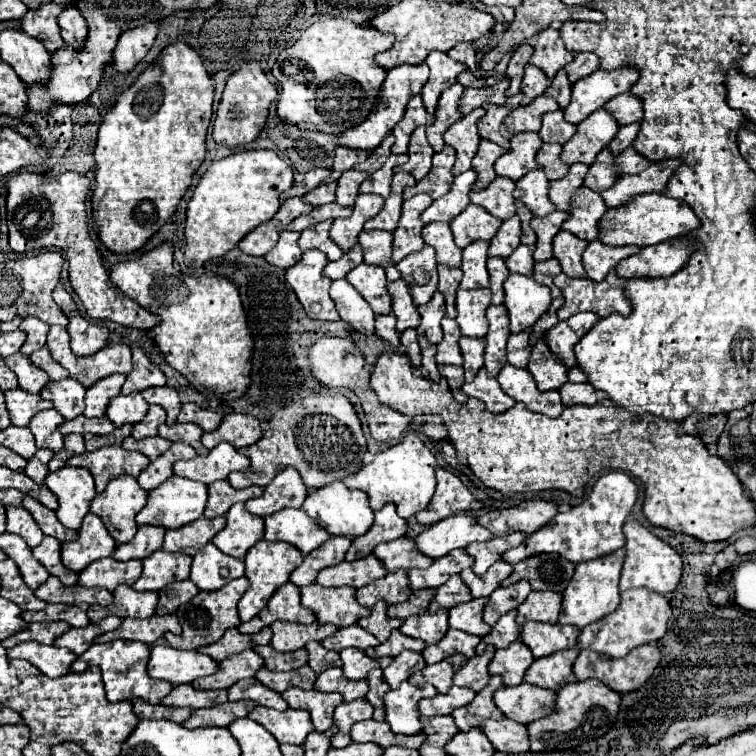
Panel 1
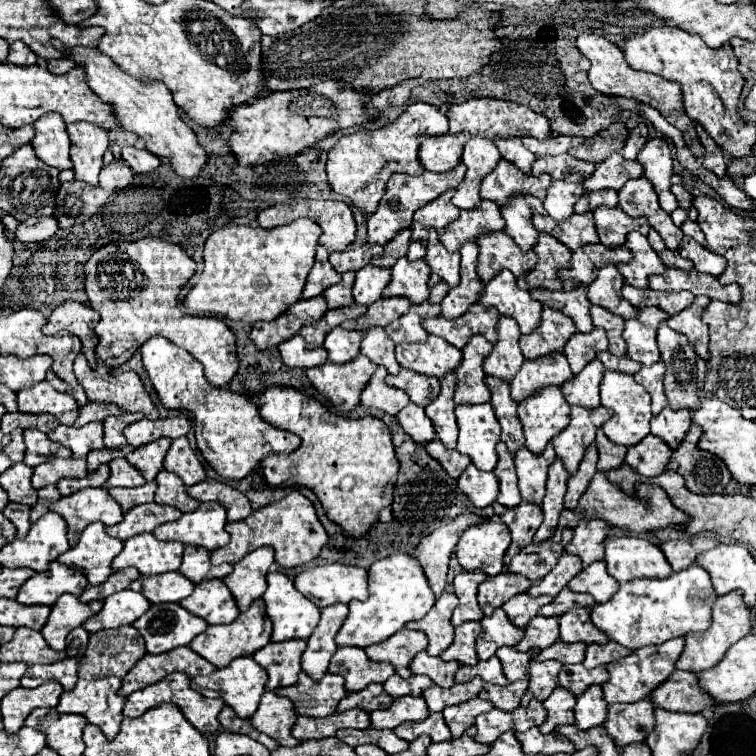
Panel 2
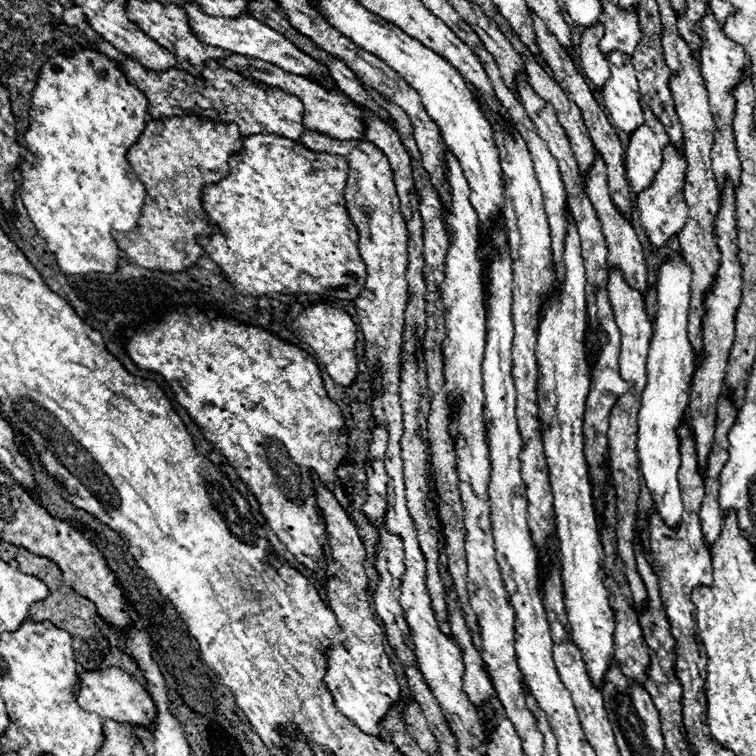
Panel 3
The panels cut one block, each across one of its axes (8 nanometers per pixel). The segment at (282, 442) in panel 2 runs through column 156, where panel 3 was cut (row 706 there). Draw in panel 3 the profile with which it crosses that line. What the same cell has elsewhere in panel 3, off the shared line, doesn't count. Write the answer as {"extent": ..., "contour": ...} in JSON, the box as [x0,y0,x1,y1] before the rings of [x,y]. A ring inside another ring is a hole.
{"extent":[316,478,400,742],"contour":[[[316,478],[316,500],[318,500],[318,506],[320,510],[324,512],[324,520],[326,520],[326,548],[328,548],[328,574],[326,574],[326,594],[328,594],[328,604],[332,608],[332,612],[336,614],[338,618],[338,626],[344,630],[346,634],[346,644],[340,644],[340,646],[334,646],[332,650],[328,650],[328,674],[324,678],[324,682],[328,684],[330,688],[330,694],[336,702],[336,708],[352,722],[356,722],[356,726],[370,734],[370,736],[376,736],[384,742],[388,742],[384,738],[384,728],[382,728],[382,720],[384,716],[388,714],[388,710],[400,700],[400,686],[396,682],[396,676],[394,676],[394,670],[390,666],[390,660],[384,652],[384,634],[382,634],[382,628],[376,620],[376,614],[372,614],[370,610],[370,604],[368,604],[368,598],[370,598],[370,578],[366,574],[366,568],[364,568],[364,560],[366,560],[366,550],[364,550],[364,544],[358,536],[358,530],[356,526],[350,522],[350,518],[346,516],[346,512],[342,510],[342,506],[338,504],[338,500],[334,498],[334,494],[322,484],[318,482]]]}

